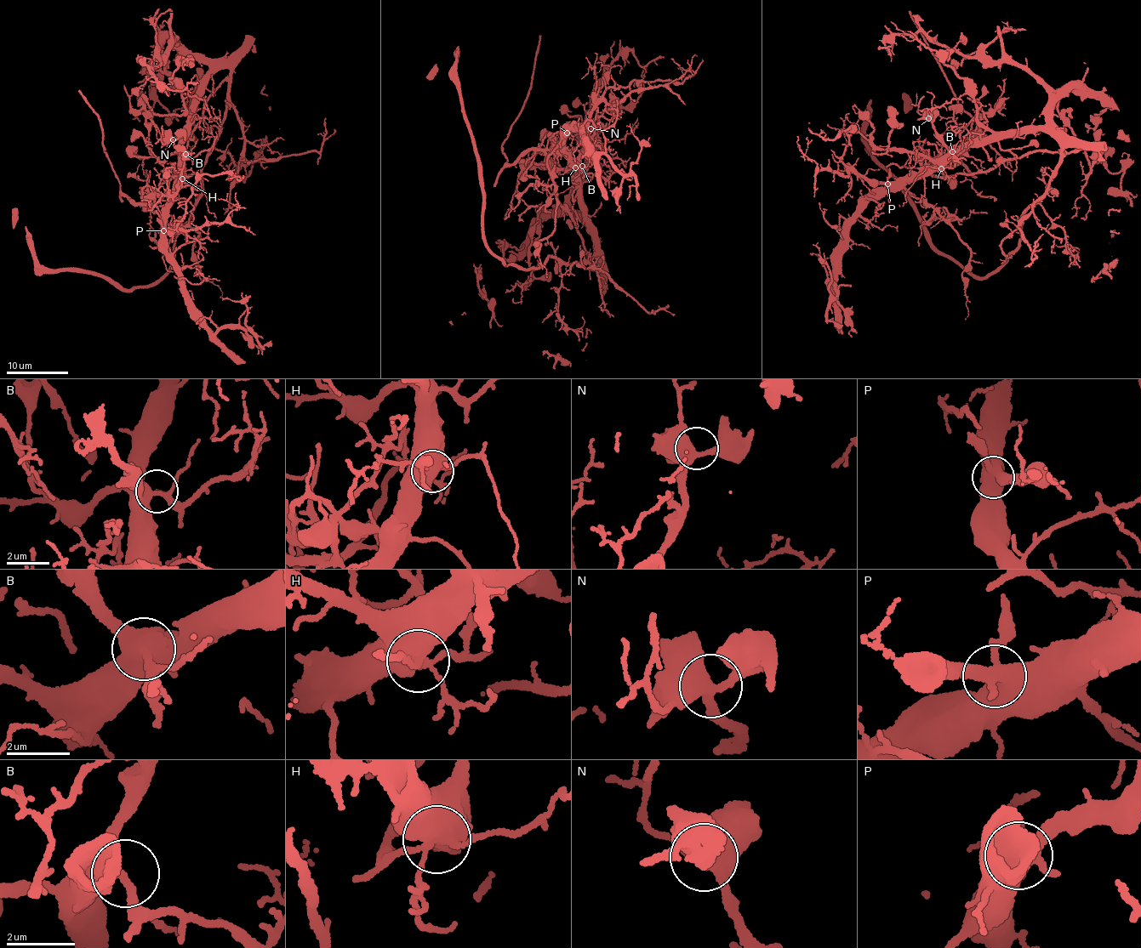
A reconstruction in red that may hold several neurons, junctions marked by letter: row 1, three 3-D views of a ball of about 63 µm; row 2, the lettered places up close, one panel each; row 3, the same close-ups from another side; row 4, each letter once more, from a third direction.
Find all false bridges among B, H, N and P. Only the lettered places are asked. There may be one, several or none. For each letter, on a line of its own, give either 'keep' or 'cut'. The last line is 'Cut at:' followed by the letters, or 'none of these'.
B: keep
H: cut
N: keep
P: keep
Cut at: H

